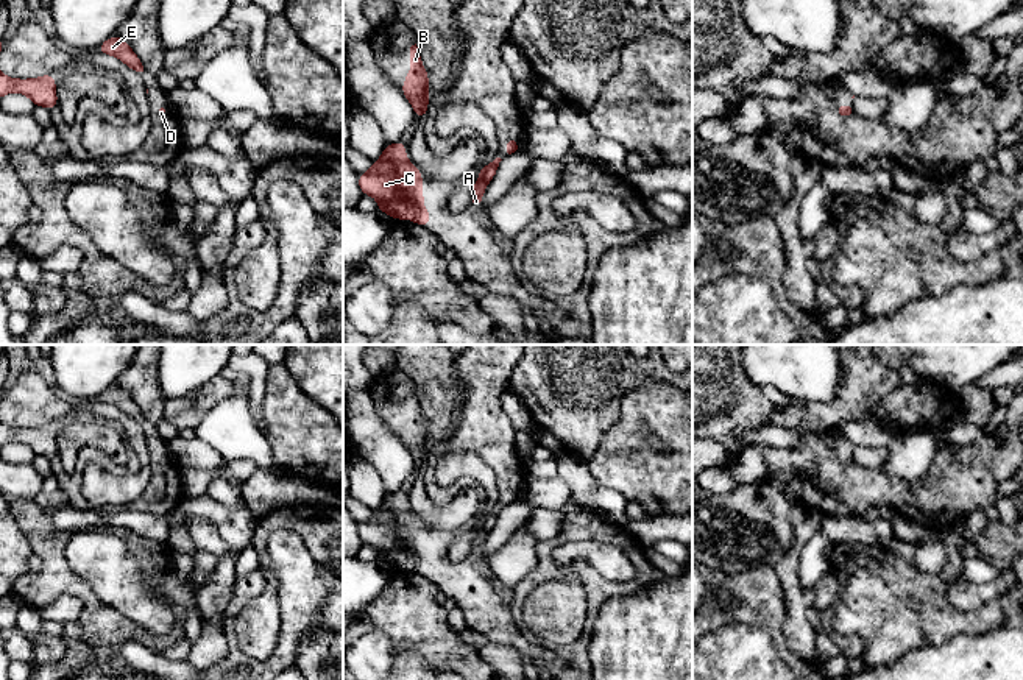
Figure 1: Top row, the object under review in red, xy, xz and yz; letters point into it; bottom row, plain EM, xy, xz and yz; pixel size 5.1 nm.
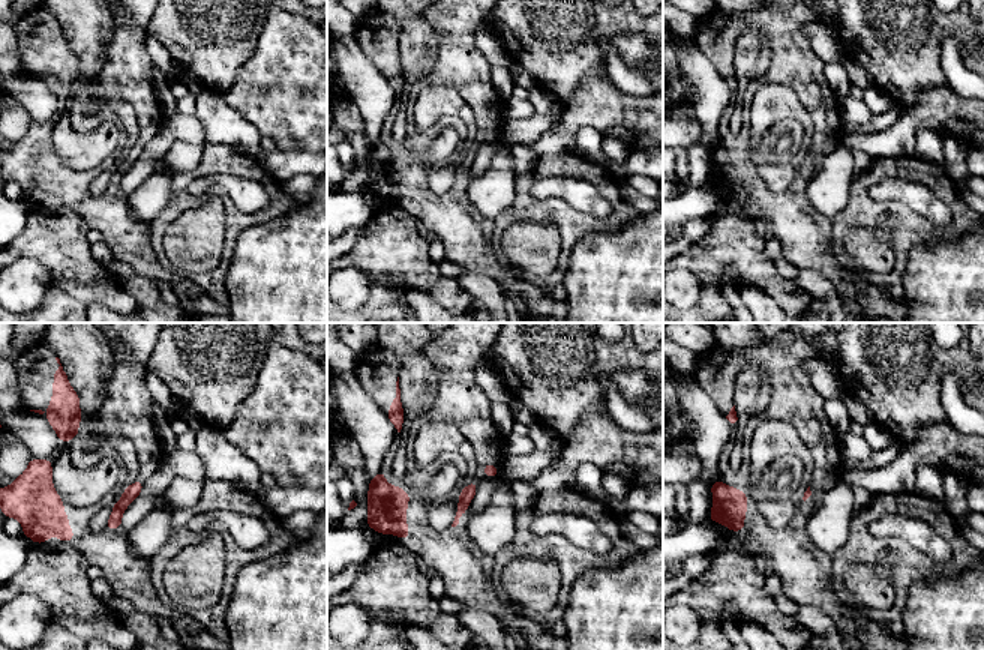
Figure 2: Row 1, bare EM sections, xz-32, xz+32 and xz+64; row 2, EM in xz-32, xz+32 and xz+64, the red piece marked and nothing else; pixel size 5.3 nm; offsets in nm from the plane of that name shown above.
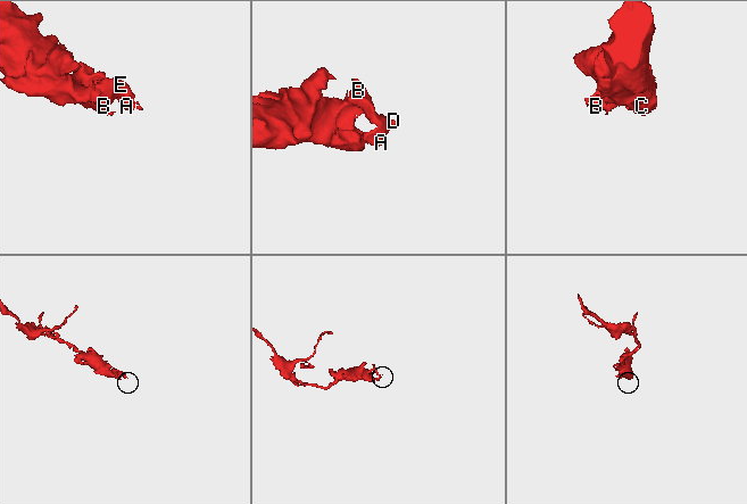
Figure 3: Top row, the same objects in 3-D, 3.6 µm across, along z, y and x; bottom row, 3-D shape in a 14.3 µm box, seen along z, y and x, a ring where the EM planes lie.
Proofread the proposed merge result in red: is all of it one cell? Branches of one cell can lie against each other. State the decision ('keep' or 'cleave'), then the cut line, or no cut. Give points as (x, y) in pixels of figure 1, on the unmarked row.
keep | no cut

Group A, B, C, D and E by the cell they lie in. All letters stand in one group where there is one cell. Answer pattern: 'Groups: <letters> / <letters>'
Groups: A B C D E

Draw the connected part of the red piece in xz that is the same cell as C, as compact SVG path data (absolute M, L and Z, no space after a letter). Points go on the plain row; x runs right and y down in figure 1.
M399 490L385 494L371 518L359 524L359 537L363 544L376 547L377 558L391 568L426 576L430 561L424 558L421 529L421 521L409 510L405 494Z

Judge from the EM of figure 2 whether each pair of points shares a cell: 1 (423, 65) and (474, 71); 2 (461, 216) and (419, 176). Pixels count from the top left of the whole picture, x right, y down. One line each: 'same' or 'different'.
1: different
2: same

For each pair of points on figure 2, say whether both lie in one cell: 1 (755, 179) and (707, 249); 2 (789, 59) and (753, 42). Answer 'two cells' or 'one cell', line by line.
1: two cells
2: two cells

